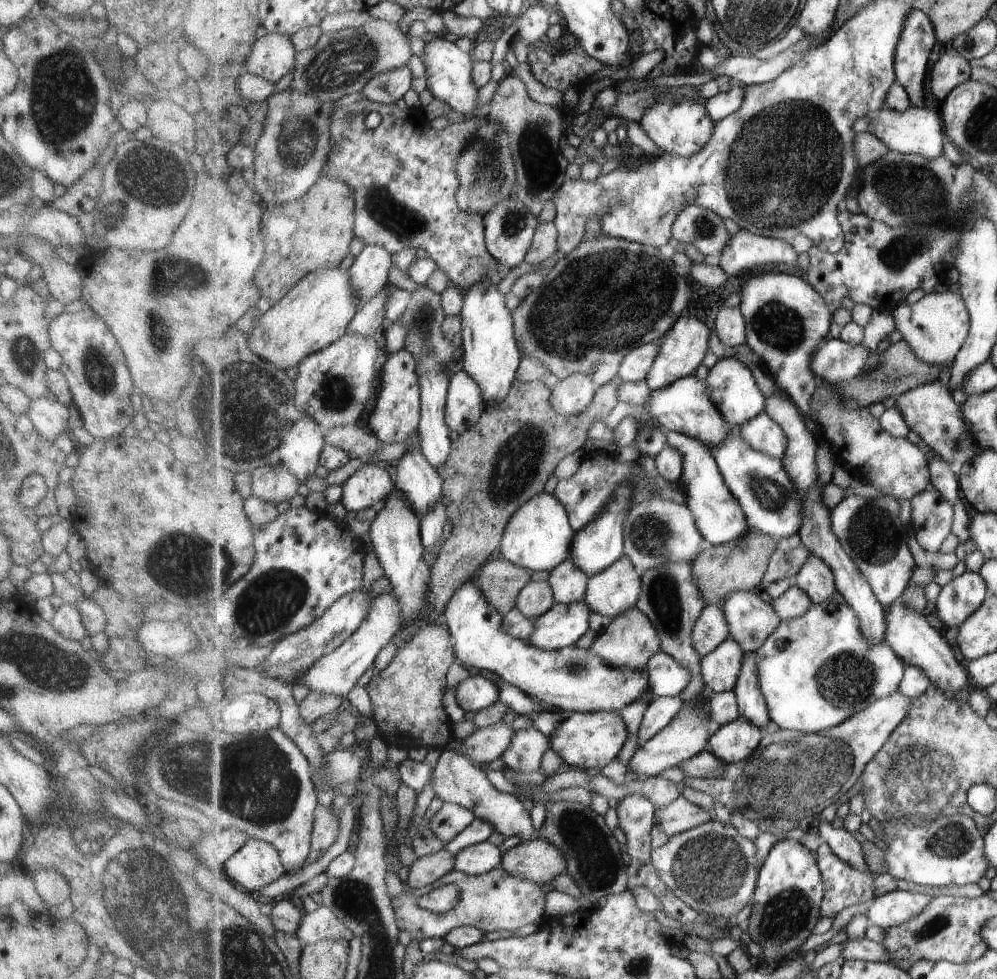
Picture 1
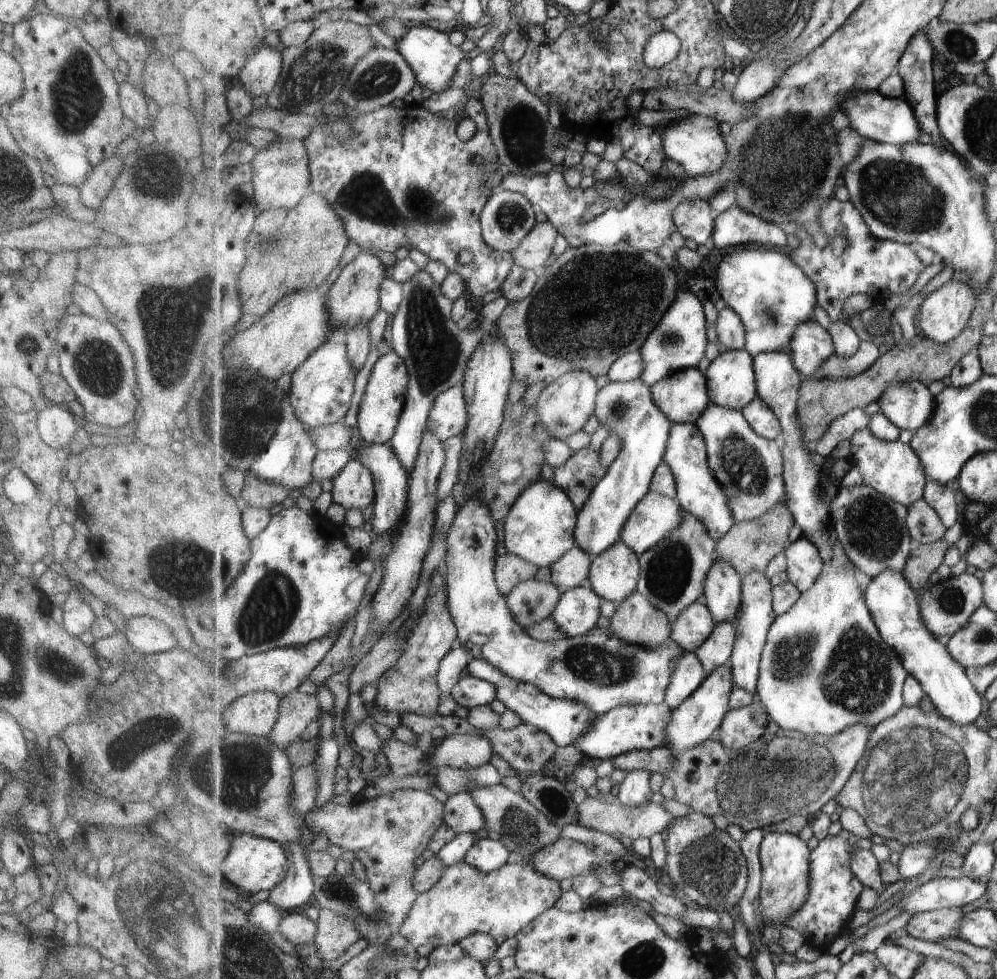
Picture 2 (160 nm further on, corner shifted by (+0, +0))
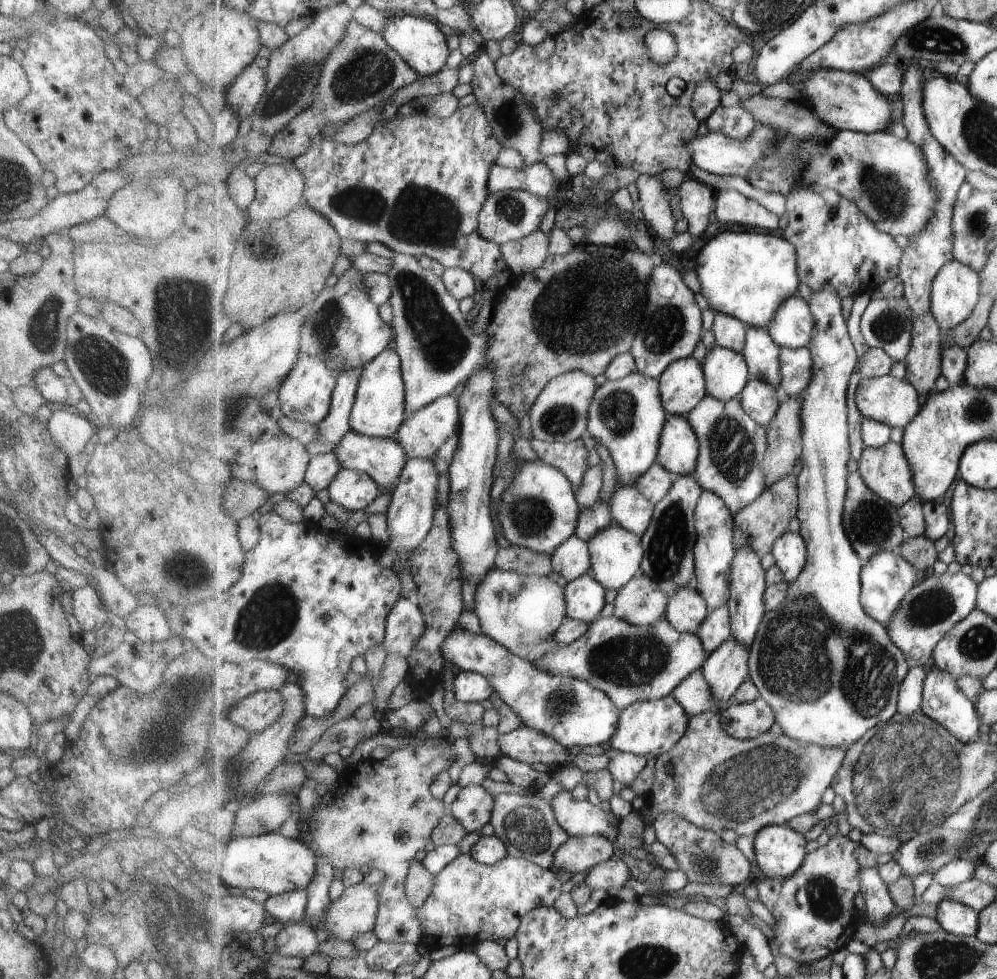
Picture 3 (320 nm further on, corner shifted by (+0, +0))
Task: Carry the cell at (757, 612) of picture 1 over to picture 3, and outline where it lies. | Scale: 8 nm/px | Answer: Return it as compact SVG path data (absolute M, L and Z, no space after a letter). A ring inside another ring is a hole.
M703 492L697 504L697 544L695 544L694 556L696 561L697 583L696 587L701 596L705 598L710 610L717 610L721 606L729 604L731 598L731 574L733 574L733 562L738 546L736 534L734 534L734 514L729 510L723 498L719 498L713 492Z

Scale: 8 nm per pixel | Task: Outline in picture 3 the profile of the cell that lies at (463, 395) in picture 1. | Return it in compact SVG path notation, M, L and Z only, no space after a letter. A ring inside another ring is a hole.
M451 394L444 395L423 410L419 410L417 414L413 414L413 418L406 420L394 440L405 448L409 458L432 458L439 453L441 446L445 445L455 432L460 432L460 422L460 398Z

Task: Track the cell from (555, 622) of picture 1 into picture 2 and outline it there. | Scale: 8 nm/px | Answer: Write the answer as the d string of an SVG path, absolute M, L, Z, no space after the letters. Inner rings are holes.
M591 584L567 589L561 595L553 618L569 637L587 634L599 622L600 597Z

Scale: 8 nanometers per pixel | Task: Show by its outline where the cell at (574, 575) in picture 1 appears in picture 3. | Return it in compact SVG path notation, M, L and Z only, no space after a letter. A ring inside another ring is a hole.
M576 535L563 542L551 555L554 572L564 577L567 582L590 573L592 563L588 544Z

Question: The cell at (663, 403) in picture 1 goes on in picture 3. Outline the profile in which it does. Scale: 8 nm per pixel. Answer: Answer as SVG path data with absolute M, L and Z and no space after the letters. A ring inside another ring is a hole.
M693 356L673 362L659 380L669 415L687 416L708 396L703 366Z

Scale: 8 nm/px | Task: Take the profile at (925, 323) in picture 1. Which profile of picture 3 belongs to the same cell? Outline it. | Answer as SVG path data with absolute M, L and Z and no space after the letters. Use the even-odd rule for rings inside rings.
M961 261L948 262L940 270L932 284L932 313L944 333L971 316L981 287L980 274Z

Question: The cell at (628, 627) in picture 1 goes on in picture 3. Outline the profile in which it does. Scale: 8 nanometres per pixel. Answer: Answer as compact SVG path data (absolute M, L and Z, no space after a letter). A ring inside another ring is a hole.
M642 574L617 592L614 616L633 625L655 626L668 619L668 606L667 594L653 578Z

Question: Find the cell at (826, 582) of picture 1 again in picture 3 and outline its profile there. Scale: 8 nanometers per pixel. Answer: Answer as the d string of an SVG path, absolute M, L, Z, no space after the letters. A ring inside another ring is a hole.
M788 532L780 536L772 550L776 565L784 572L788 583L796 581L808 561L807 543L801 533Z

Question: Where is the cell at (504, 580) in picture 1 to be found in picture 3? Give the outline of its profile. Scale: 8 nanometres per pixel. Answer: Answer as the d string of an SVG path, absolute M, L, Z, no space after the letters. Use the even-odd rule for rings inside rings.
M509 545L500 548L496 559L496 567L503 572L517 572L523 575L548 576L554 572L552 556L535 552L531 548Z

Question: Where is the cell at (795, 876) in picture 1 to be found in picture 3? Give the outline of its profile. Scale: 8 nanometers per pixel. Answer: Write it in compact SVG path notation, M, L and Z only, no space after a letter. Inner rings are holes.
M789 823L774 824L754 836L755 856L767 877L789 878L807 858L807 841L803 833Z

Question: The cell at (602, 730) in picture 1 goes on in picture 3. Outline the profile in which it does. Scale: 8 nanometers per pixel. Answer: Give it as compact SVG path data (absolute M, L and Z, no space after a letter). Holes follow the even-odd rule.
M673 695L654 701L639 701L621 711L617 732L609 744L626 753L658 757L669 752L685 736L689 721L688 711Z

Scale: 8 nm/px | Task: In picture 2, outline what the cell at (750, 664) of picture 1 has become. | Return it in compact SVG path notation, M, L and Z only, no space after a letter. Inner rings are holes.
M754 570L743 581L743 602L738 615L732 620L736 630L734 651L732 654L731 668L736 680L736 686L749 689L752 693L757 692L760 675L760 664L768 634L773 622L778 617L774 609L774 596L772 580L765 571Z

